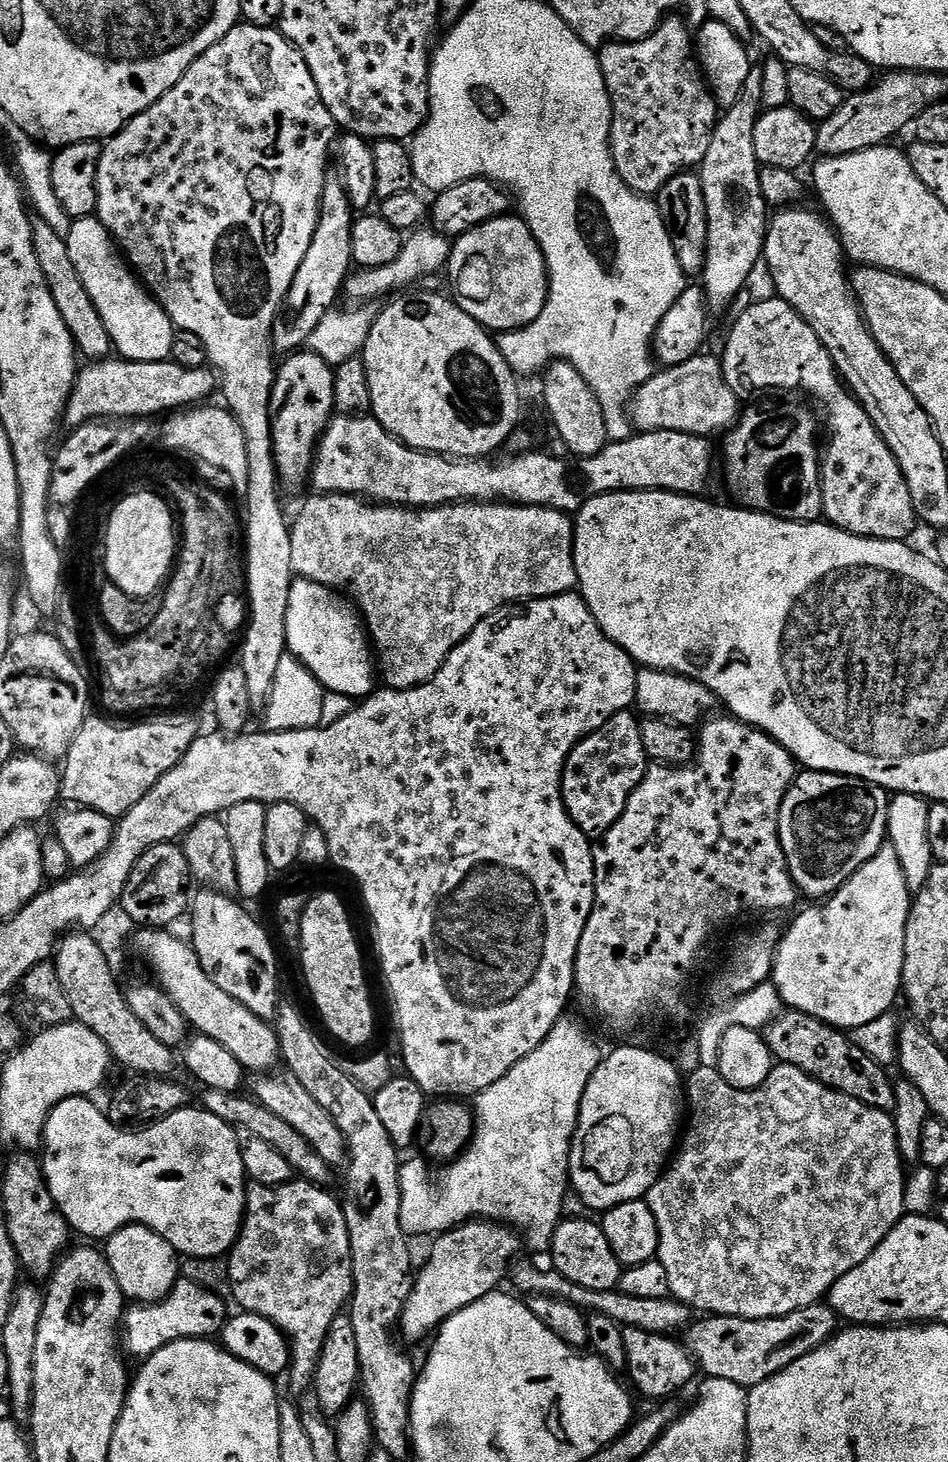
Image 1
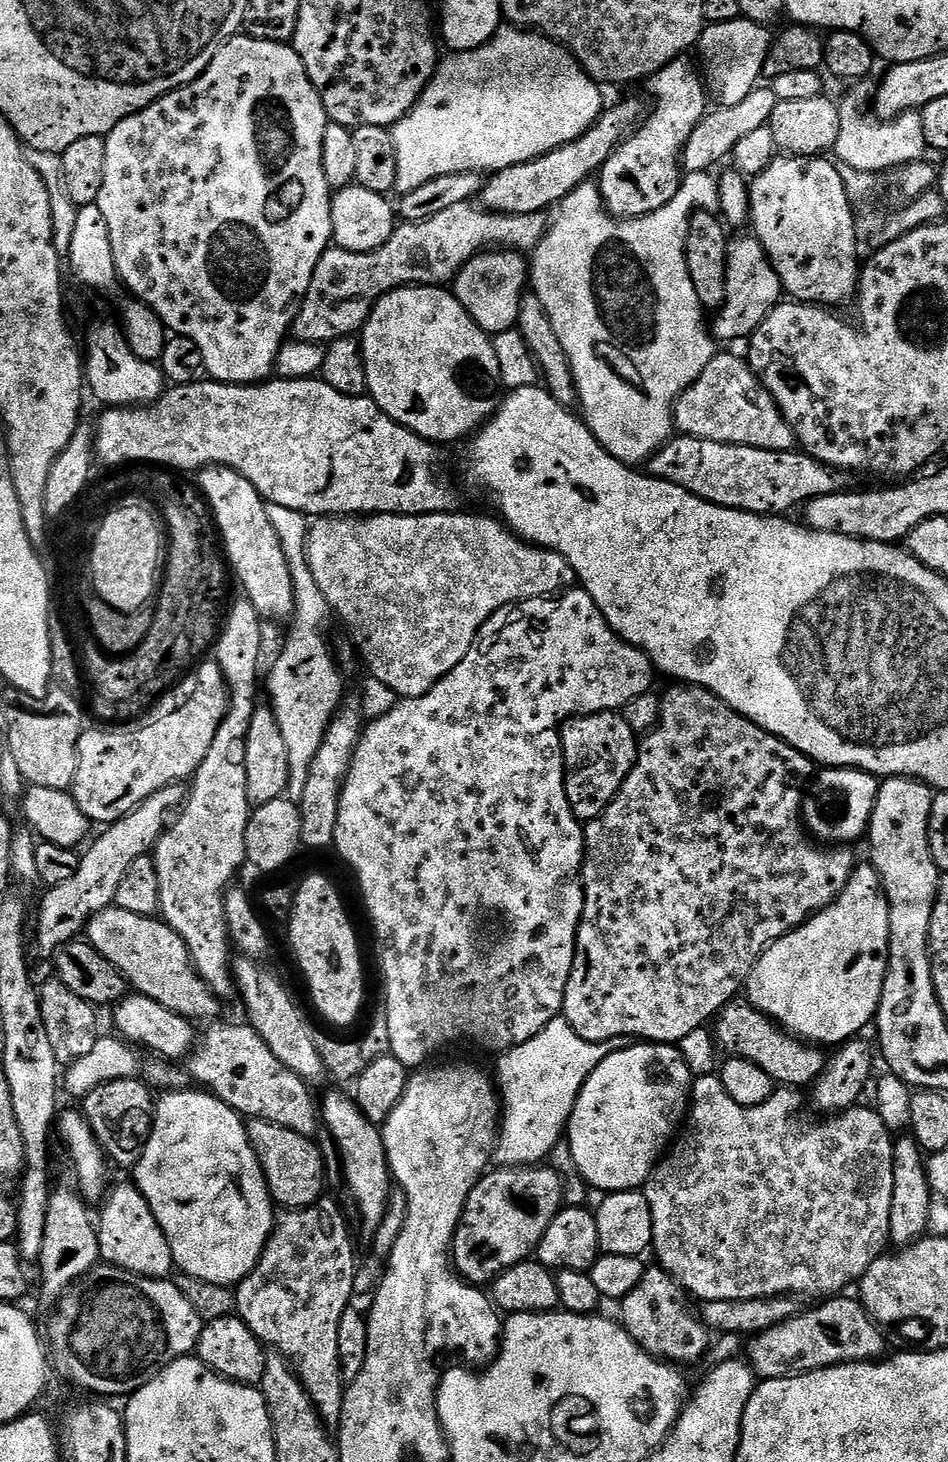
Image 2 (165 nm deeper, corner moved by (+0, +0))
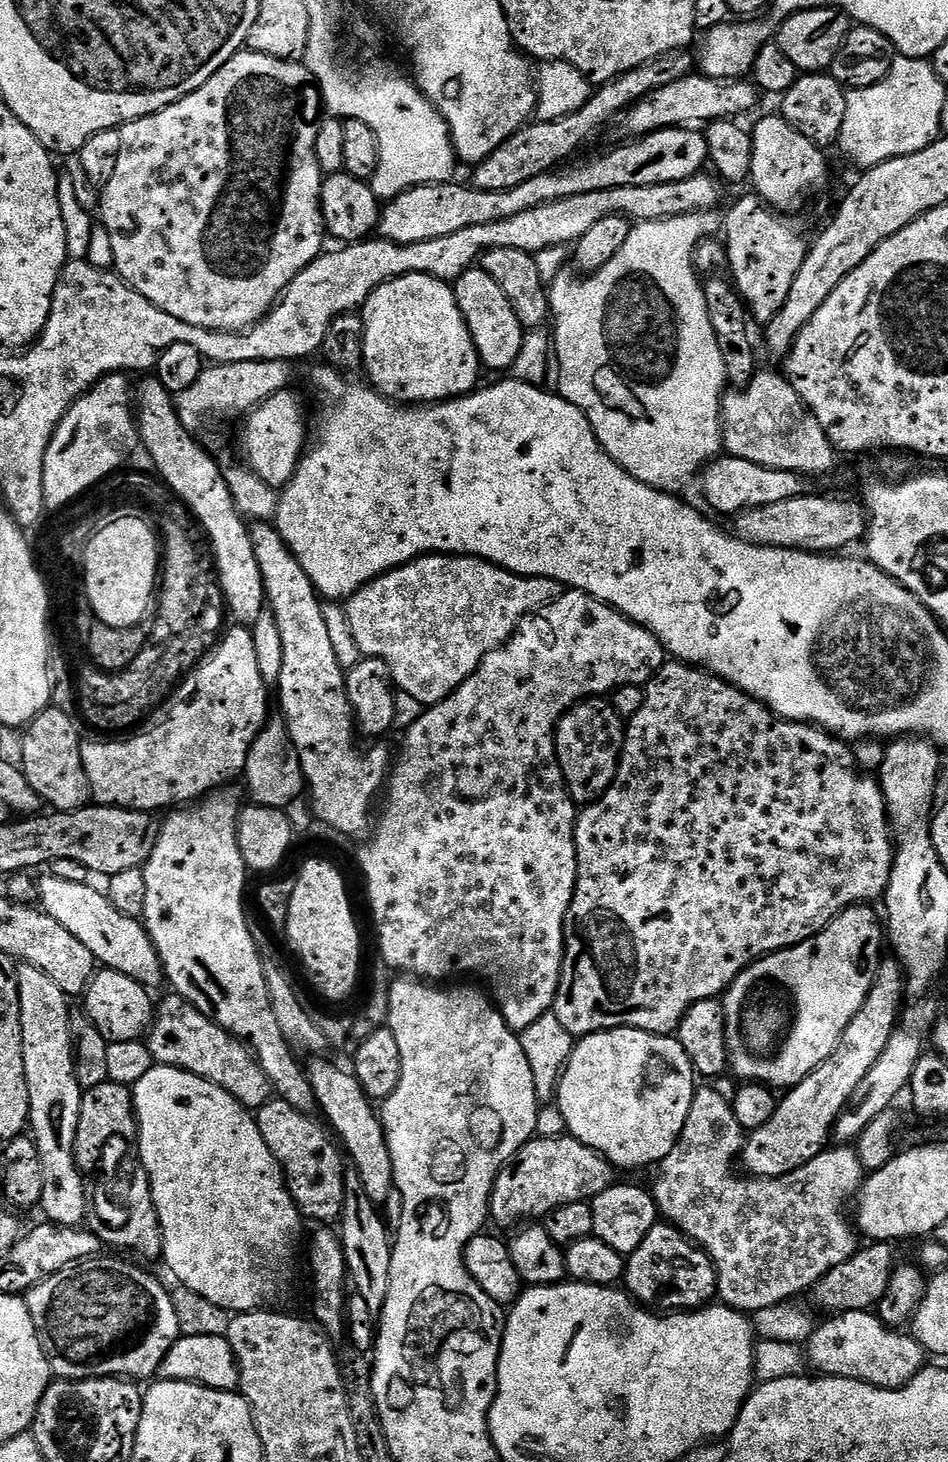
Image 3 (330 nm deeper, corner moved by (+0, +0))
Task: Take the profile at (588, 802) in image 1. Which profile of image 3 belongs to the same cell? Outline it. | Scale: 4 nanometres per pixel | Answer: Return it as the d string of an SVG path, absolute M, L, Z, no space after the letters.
M604 698L581 700L568 709L556 723L556 761L568 795L577 805L587 806L593 800L599 800L600 795L612 785L612 780L616 777L616 767L620 765L620 752L624 748L625 727L625 721L620 720L618 714L614 714L611 703Z

